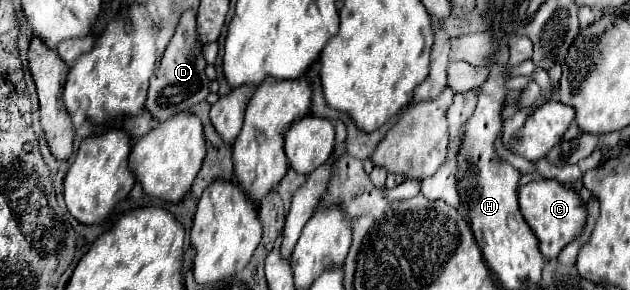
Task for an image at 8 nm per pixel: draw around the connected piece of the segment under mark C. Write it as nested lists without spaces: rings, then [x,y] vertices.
[[[541,178],[541,180],[533,180],[525,184],[519,190],[519,208],[525,222],[529,224],[529,228],[535,232],[537,240],[541,242],[539,250],[543,258],[547,260],[555,260],[567,244],[571,244],[583,234],[585,220],[587,220],[587,204],[579,198],[575,190],[565,188],[557,180]]]

